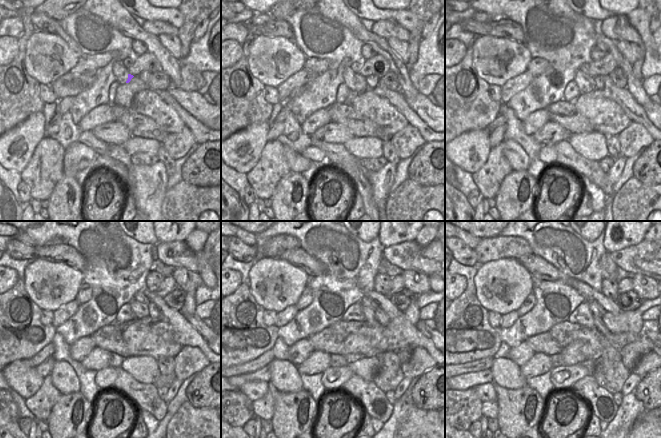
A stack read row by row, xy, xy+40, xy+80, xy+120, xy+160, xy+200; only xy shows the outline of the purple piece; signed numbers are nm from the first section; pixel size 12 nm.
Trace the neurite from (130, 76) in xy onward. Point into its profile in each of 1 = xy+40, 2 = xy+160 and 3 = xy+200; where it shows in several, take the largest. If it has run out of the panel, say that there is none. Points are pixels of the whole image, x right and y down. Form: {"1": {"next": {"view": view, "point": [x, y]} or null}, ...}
{"1": {"next": {"view": "xy+40", "point": [358, 83]}}, "2": {"next": {"view": "xy+160", "point": [369, 306]}}, "3": {"next": {"view": "xy+200", "point": [597, 311]}}}

